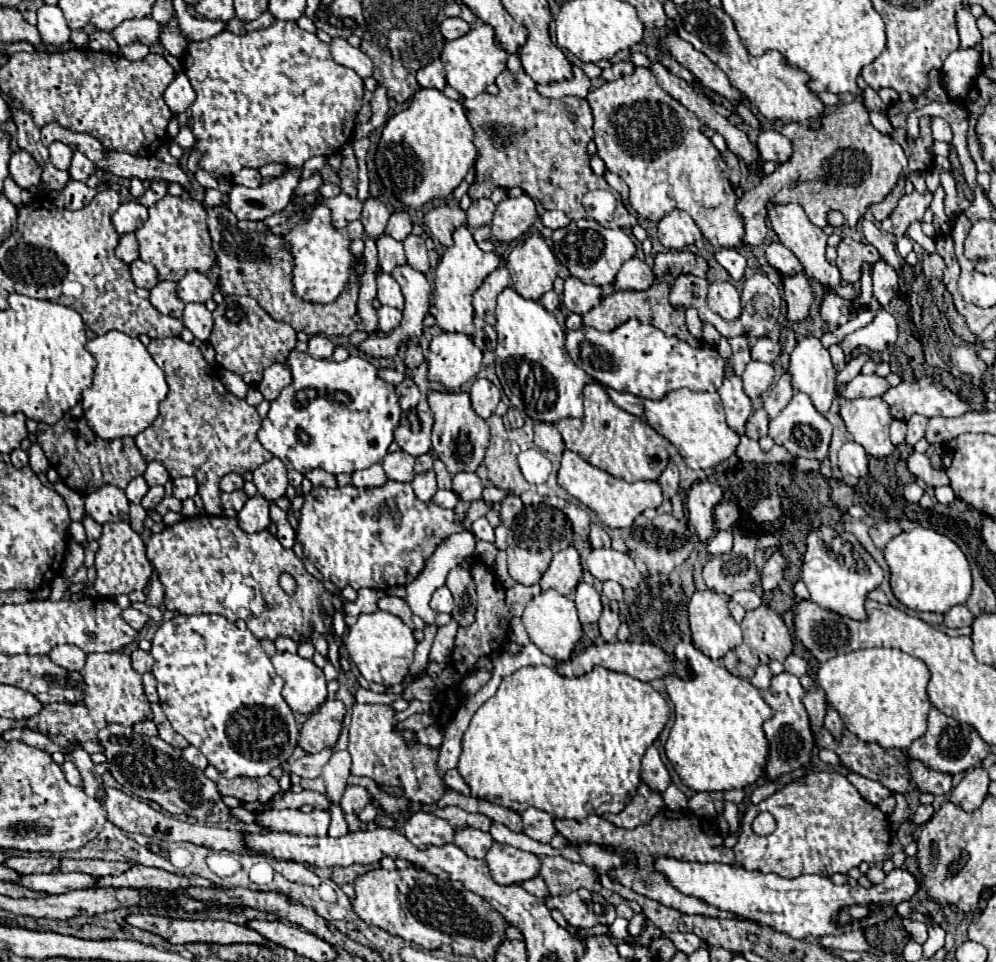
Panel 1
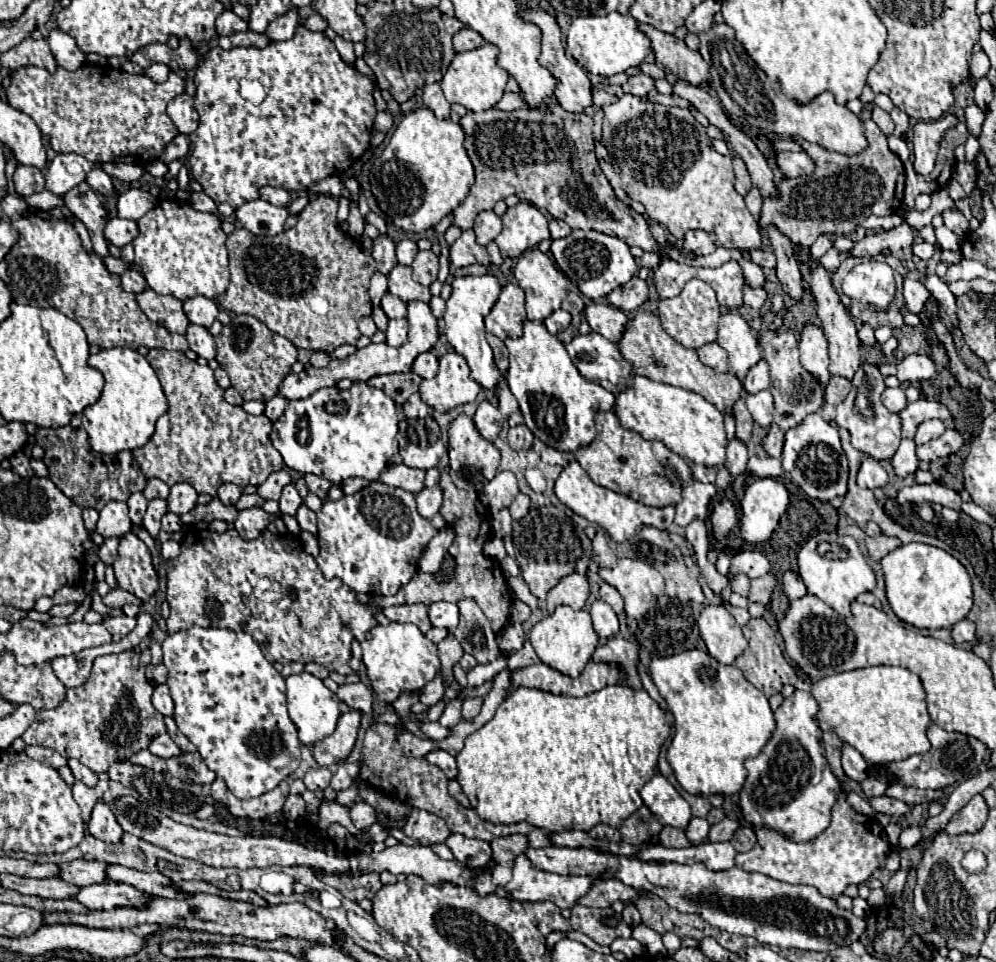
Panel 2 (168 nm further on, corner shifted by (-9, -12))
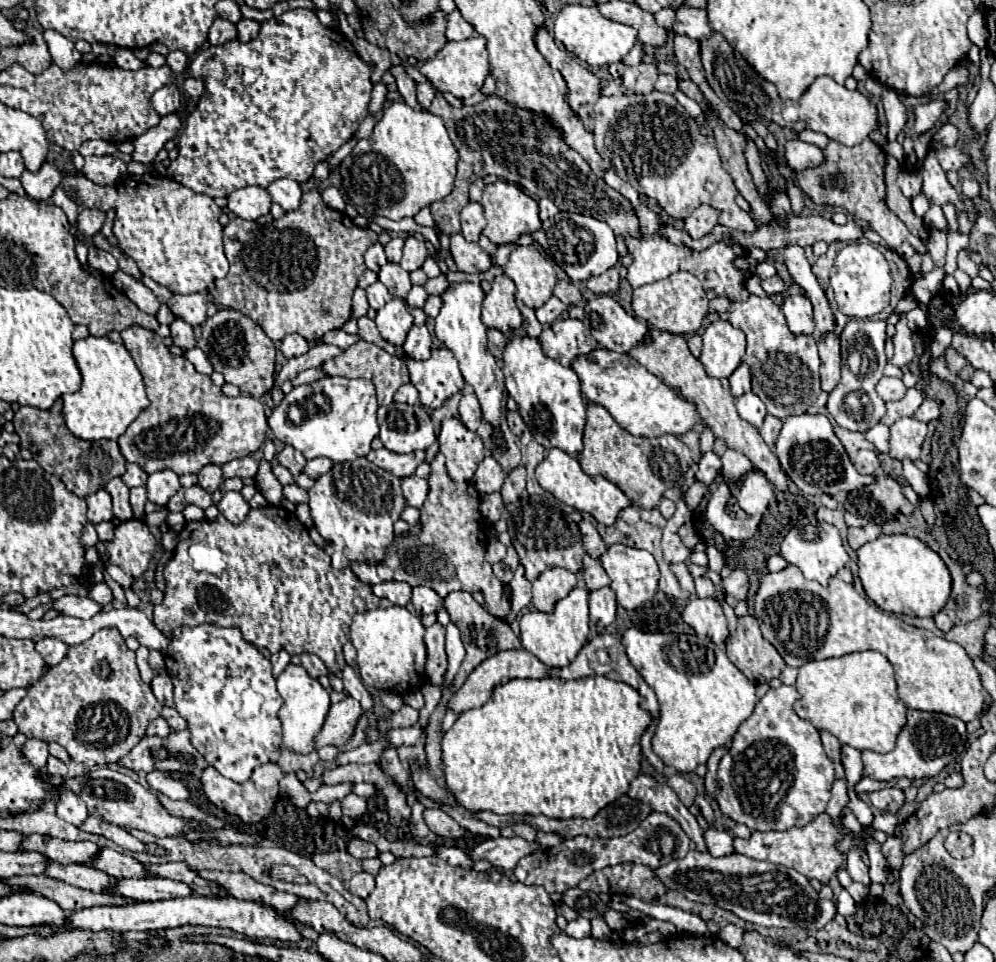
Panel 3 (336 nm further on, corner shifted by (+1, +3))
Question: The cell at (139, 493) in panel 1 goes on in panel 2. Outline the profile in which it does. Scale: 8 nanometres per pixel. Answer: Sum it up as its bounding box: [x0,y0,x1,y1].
[127,493,149,525]

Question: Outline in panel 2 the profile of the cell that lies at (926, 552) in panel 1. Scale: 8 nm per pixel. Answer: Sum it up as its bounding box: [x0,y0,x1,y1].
[881,543,973,629]

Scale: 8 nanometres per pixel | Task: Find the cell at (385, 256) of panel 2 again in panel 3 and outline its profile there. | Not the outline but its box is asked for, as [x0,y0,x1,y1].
[365,242,387,274]

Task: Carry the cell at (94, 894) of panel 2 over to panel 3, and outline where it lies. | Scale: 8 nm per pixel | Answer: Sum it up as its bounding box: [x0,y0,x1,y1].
[111,878,193,902]

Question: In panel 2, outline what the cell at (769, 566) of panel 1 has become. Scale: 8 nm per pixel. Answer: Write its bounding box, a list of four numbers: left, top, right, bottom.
[749,571,777,605]

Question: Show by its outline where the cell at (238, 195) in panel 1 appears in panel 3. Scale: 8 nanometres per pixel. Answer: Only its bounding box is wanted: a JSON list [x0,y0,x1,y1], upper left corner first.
[227,186,271,220]

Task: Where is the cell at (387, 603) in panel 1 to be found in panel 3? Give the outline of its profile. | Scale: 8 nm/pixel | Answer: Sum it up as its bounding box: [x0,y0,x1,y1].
[373,582,411,606]

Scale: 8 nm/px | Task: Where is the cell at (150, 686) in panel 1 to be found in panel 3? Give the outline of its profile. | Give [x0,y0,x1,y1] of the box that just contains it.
[151,674,173,706]

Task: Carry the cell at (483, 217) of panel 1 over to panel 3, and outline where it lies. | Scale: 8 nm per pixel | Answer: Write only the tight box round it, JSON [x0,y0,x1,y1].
[461,204,485,242]

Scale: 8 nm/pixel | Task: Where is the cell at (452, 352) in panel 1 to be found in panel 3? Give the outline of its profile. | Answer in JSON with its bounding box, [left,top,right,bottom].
[407,348,465,410]

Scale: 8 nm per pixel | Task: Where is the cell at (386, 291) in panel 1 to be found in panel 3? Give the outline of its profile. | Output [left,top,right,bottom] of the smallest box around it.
[367,282,393,310]

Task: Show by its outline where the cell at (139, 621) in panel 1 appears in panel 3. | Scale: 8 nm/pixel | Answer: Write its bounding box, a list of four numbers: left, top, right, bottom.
[51,594,103,618]

